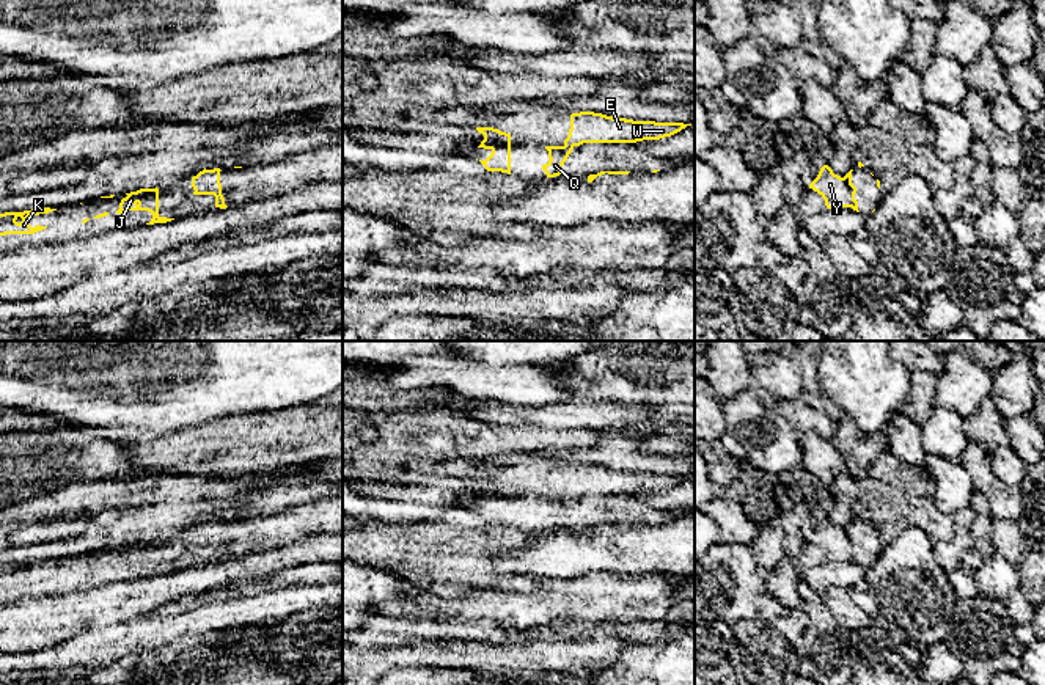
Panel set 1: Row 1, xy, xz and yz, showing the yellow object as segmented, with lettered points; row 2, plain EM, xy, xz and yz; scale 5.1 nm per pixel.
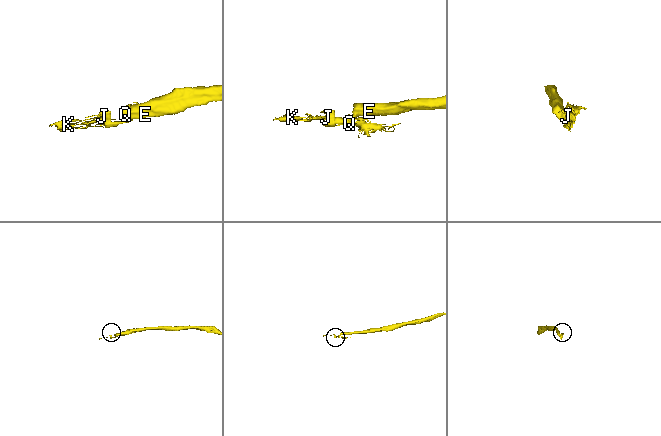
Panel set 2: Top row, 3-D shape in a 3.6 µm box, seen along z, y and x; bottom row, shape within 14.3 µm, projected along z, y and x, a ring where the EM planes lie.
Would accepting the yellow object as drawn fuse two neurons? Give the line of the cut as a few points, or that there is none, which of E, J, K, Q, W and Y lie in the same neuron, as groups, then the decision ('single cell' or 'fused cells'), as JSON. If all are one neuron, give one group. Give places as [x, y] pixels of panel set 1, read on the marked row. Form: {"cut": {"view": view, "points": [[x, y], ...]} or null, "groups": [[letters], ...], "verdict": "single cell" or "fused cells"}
{"cut": {"view": "yz", "points": [[843, 178], [850, 190], [852, 206]]}, "groups": [["E", "W", "Y"], ["J", "K", "Q"]], "verdict": "fused cells"}

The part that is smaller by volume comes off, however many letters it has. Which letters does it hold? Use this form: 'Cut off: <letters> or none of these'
Cut off: J, K, Q

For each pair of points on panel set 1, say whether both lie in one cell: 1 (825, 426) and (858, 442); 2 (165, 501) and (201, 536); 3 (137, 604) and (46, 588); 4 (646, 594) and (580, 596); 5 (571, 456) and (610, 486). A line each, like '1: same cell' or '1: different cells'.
1: different cells
2: same cell
3: different cells
4: same cell
5: different cells

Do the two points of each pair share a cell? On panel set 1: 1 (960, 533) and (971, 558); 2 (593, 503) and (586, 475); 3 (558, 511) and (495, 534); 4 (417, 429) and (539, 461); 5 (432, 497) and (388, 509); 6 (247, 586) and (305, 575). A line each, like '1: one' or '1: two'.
1: one
2: two
3: two
4: two
5: one
6: one

